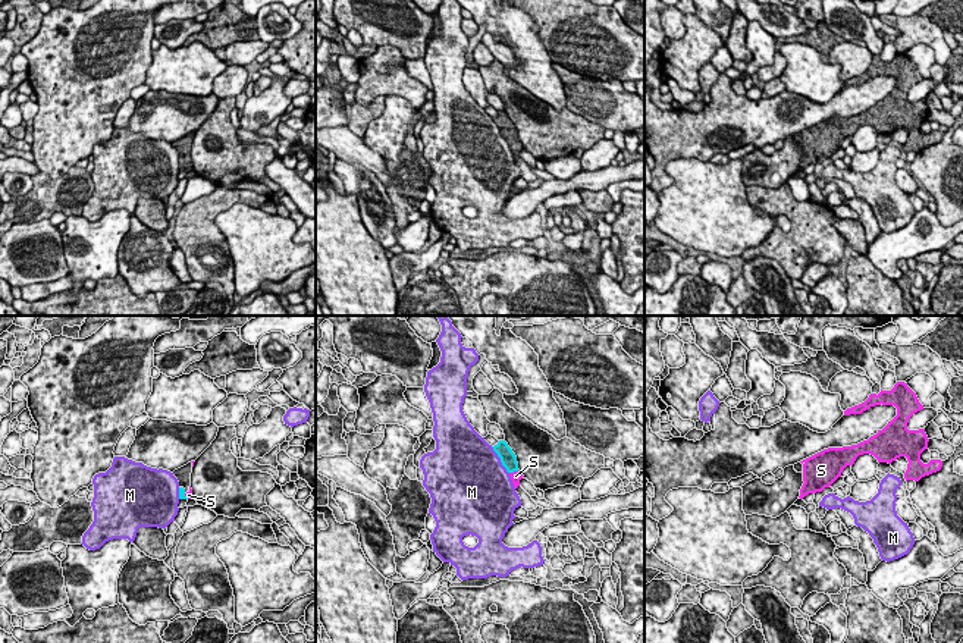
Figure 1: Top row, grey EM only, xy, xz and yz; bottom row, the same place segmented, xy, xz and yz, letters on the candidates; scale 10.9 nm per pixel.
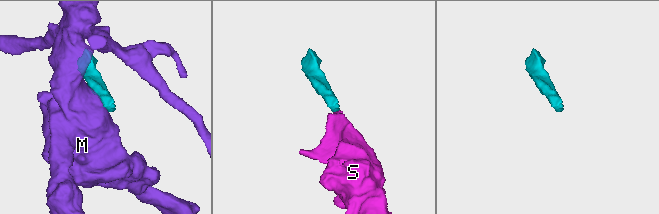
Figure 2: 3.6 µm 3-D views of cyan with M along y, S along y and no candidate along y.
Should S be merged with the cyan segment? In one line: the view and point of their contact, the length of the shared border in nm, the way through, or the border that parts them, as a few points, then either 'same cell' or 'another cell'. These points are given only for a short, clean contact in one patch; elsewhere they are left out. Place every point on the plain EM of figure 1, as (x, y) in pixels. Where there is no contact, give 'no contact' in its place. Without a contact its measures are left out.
xz (514, 141) | 120 nm | across xz (508, 129), (514, 141), (515, 147) | same cell

